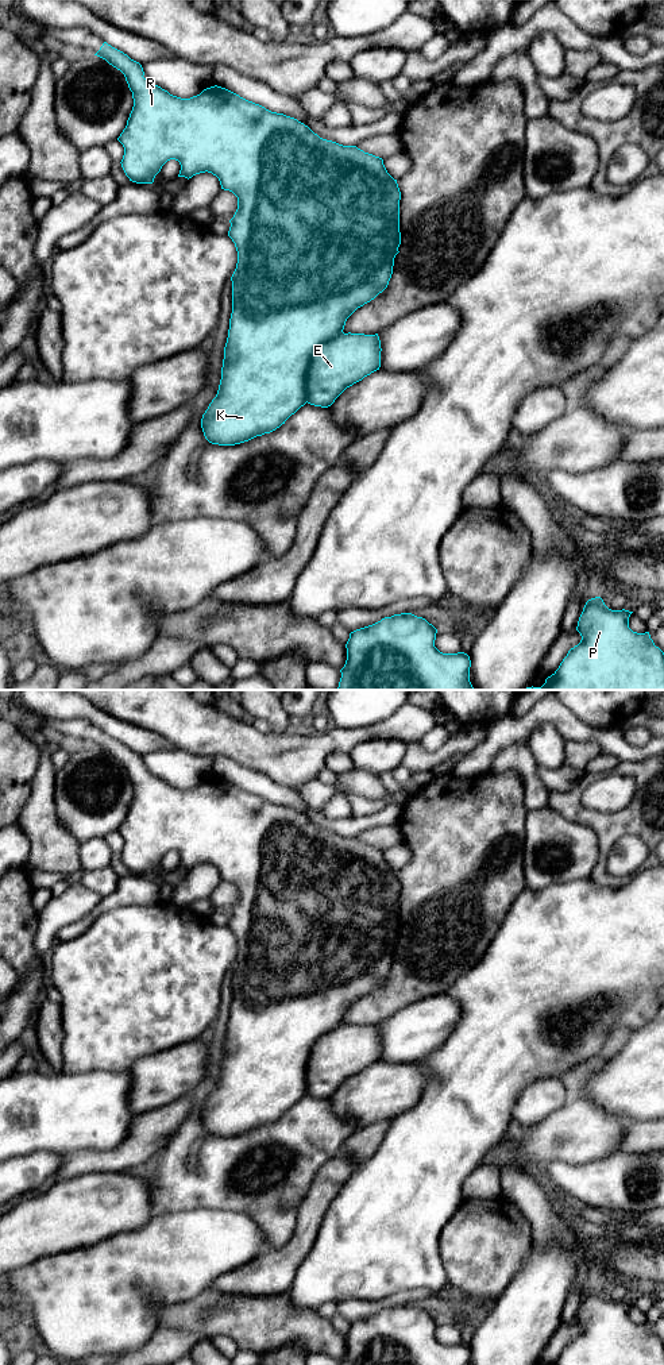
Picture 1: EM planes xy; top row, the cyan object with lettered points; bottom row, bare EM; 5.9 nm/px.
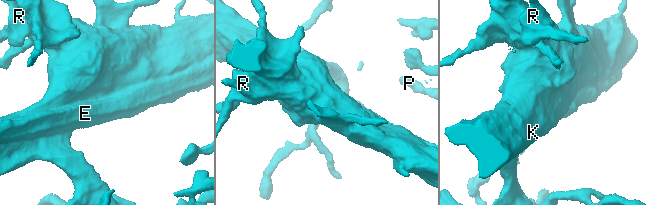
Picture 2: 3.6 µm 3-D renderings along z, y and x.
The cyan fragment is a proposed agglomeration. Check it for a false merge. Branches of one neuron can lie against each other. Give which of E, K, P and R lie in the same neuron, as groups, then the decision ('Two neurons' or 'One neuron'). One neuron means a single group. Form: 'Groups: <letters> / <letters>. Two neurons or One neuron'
Groups: E / K P R. Two neurons

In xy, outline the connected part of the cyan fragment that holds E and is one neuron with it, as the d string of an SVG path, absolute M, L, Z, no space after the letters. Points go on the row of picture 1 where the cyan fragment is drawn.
M339 333L321 344L312 356L306 402L328 408L350 386L381 367L378 333Z

